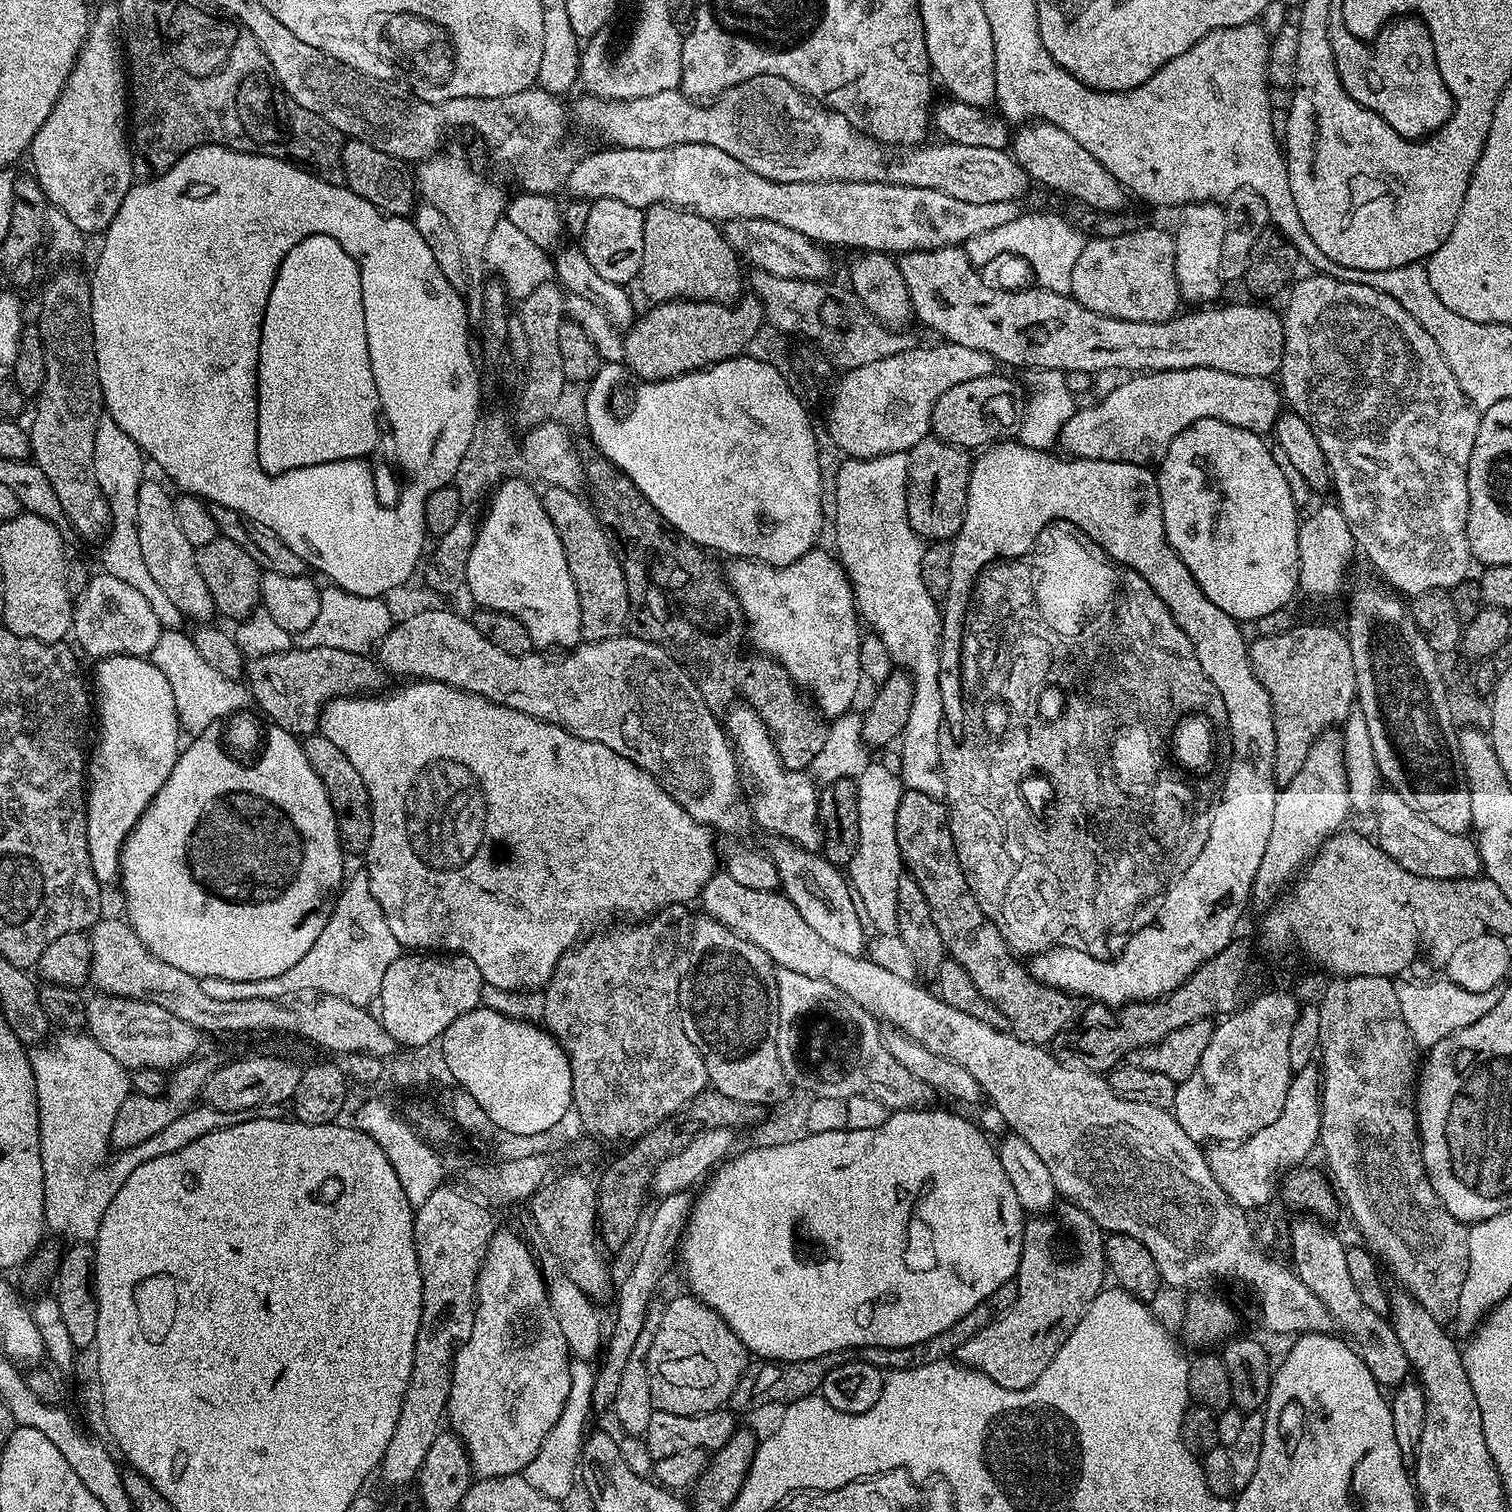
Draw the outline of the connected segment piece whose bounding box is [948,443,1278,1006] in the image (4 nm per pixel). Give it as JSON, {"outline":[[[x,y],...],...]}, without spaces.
{"outline":[[[1020,443],[1015,445],[1015,449],[1016,456],[977,455],[972,461],[973,472],[970,474],[970,482],[968,483],[968,505],[966,506],[966,514],[964,515],[964,521],[962,522],[960,531],[951,541],[952,557],[950,558],[950,590],[948,593],[958,594],[960,598],[970,598],[972,588],[966,588],[966,586],[973,586],[970,582],[970,578],[976,578],[978,570],[983,569],[993,562],[1003,561],[1005,558],[1025,556],[1026,553],[1031,550],[1032,543],[1036,541],[1042,529],[1049,527],[1053,522],[1067,522],[1073,529],[1083,533],[1089,541],[1092,539],[1093,542],[1091,541],[1091,543],[1095,545],[1103,555],[1107,556],[1109,560],[1115,562],[1117,565],[1137,572],[1137,574],[1152,587],[1154,594],[1158,594],[1158,598],[1162,598],[1162,602],[1166,602],[1166,606],[1170,610],[1174,622],[1185,632],[1187,638],[1192,640],[1198,661],[1201,662],[1202,668],[1206,672],[1207,677],[1210,678],[1210,681],[1214,682],[1215,686],[1217,686],[1226,704],[1228,732],[1232,742],[1232,759],[1228,761],[1228,770],[1224,773],[1224,782],[1220,785],[1218,799],[1215,801],[1215,807],[1212,809],[1210,834],[1203,839],[1204,845],[1202,846],[1202,854],[1198,854],[1198,858],[1194,858],[1194,862],[1190,862],[1188,869],[1180,873],[1180,875],[1164,889],[1162,895],[1159,897],[1158,905],[1160,904],[1160,909],[1156,912],[1156,928],[1142,929],[1140,936],[1136,936],[1132,940],[1132,944],[1136,948],[1122,949],[1113,960],[1099,960],[1098,957],[1091,956],[1088,952],[1072,952],[1068,956],[1068,972],[1056,972],[1056,952],[1049,950],[1041,955],[1033,955],[1026,964],[1028,973],[1038,982],[1042,982],[1051,988],[1056,988],[1060,992],[1067,992],[1077,998],[1089,996],[1087,999],[1097,1004],[1119,1006],[1121,1004],[1134,1004],[1146,1000],[1156,1000],[1160,996],[1169,996],[1174,989],[1180,988],[1186,982],[1186,978],[1190,978],[1190,974],[1194,974],[1194,970],[1198,970],[1198,966],[1202,966],[1207,960],[1214,958],[1214,954],[1221,952],[1226,945],[1233,943],[1235,936],[1232,935],[1235,934],[1236,923],[1239,922],[1240,915],[1244,912],[1244,903],[1247,905],[1252,899],[1252,883],[1258,874],[1258,866],[1262,863],[1262,854],[1266,851],[1266,841],[1270,838],[1270,826],[1274,823],[1274,802],[1276,801],[1276,793],[1278,791],[1276,779],[1274,778],[1274,714],[1272,713],[1270,694],[1266,694],[1262,682],[1258,682],[1258,678],[1254,674],[1252,663],[1248,657],[1250,646],[1242,640],[1242,636],[1239,634],[1239,623],[1230,614],[1218,610],[1218,606],[1214,606],[1214,602],[1210,602],[1210,598],[1206,598],[1206,594],[1202,594],[1198,582],[1194,582],[1190,570],[1186,570],[1182,558],[1178,558],[1178,554],[1170,546],[1170,542],[1166,538],[1166,526],[1162,518],[1160,487],[1156,481],[1157,473],[1153,471],[1151,467],[1143,464],[1110,462],[1109,460],[1082,460],[1079,458],[1065,458],[1063,455],[1060,455],[1061,457],[1051,456],[1051,451],[1042,448],[1031,448],[1030,446]]]}

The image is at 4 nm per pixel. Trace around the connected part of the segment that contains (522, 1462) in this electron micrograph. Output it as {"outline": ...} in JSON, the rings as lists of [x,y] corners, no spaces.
{"outline":[[[504,1228],[493,1231],[492,1241],[488,1247],[488,1253],[484,1259],[484,1265],[480,1267],[480,1273],[476,1279],[476,1321],[472,1327],[470,1338],[455,1349],[452,1358],[452,1381],[450,1382],[450,1394],[448,1395],[448,1410],[446,1424],[457,1438],[464,1443],[464,1451],[468,1453],[468,1461],[472,1463],[473,1473],[477,1477],[486,1476],[514,1476],[523,1473],[524,1468],[538,1454],[538,1446],[550,1434],[554,1422],[558,1422],[558,1414],[562,1414],[562,1406],[566,1406],[566,1398],[570,1398],[570,1370],[573,1361],[570,1359],[570,1351],[566,1338],[563,1337],[561,1327],[550,1308],[544,1279],[541,1276],[540,1267],[533,1249],[528,1249],[528,1244],[516,1232]]]}

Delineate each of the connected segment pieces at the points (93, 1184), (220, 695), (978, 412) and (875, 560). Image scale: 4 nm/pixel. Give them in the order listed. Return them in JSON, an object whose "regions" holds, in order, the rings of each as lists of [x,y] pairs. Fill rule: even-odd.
{"regions":[[[[32,1048],[27,1053],[26,1064],[34,1085],[34,1103],[38,1106],[40,1123],[40,1149],[44,1175],[44,1223],[49,1229],[64,1228],[72,1242],[95,1241],[102,1214],[118,1194],[122,1182],[150,1158],[182,1150],[202,1134],[238,1126],[238,1122],[255,1120],[287,1120],[290,1112],[285,1105],[267,1104],[261,1108],[223,1112],[207,1106],[193,1106],[182,1113],[166,1130],[158,1130],[138,1146],[125,1148],[117,1160],[104,1164],[110,1153],[110,1130],[118,1114],[118,1106],[130,1094],[130,1076],[40,1076],[40,1056],[48,1056],[48,1064],[56,1060],[56,1052],[38,1052]]],[[[184,630],[161,631],[158,644],[154,646],[150,657],[154,666],[166,674],[170,682],[170,691],[174,693],[174,706],[180,719],[181,729],[188,734],[198,734],[211,728],[215,720],[223,720],[243,709],[249,703],[250,693],[239,680],[228,680],[214,670],[202,654],[195,648],[193,637]],[[179,680],[188,680],[179,684]]],[[[1000,375],[970,378],[970,382],[958,382],[958,386],[950,386],[950,390],[946,390],[946,394],[934,402],[931,435],[965,450],[992,444],[1003,436],[1011,437],[1023,418],[1026,388],[1023,383],[1015,384],[1010,377]]],[[[895,452],[894,454],[882,454],[878,458],[869,460],[853,460],[851,458],[843,461],[845,464],[836,472],[836,548],[838,559],[844,566],[849,580],[852,581],[852,593],[856,595],[856,610],[865,625],[875,632],[882,642],[886,642],[886,650],[890,650],[893,665],[899,666],[912,677],[914,682],[914,702],[910,702],[910,714],[906,717],[906,726],[900,733],[898,741],[898,773],[901,784],[910,792],[918,794],[930,794],[930,798],[940,800],[944,795],[942,770],[939,768],[939,736],[940,731],[946,727],[944,715],[942,714],[942,690],[938,690],[938,658],[940,657],[940,622],[942,619],[941,609],[930,594],[926,594],[926,585],[922,582],[922,554],[925,545],[921,537],[917,536],[915,530],[908,521],[908,454],[906,452]]]]}

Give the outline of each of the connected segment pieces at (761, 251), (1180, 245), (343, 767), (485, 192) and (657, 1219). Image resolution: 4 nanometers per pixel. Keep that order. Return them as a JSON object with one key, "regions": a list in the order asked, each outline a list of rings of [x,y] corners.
{"regions":[[[[750,218],[749,220],[723,221],[722,231],[726,242],[734,249],[736,255],[748,260],[753,269],[769,272],[780,278],[791,280],[827,281],[828,256],[823,247],[815,240],[806,238],[798,230],[789,230],[786,226],[778,226],[778,222]]],[[[1200,200],[1179,209],[1180,225],[1174,228],[1176,257],[1174,270],[1178,278],[1181,297],[1192,306],[1208,306],[1220,296],[1222,281],[1218,265],[1222,259],[1222,238],[1226,238],[1226,214],[1219,203]]],[[[323,734],[303,737],[304,753],[310,758],[310,766],[314,766],[314,774],[322,778],[322,786],[326,786],[332,808],[336,812],[336,825],[340,831],[340,846],[349,857],[363,857],[370,846],[370,830],[372,829],[372,807],[366,790],[366,782],[362,782],[362,774],[354,770],[350,758],[330,742]]],[[[441,150],[427,160],[419,161],[414,179],[419,195],[427,203],[438,206],[438,210],[442,210],[442,214],[449,219],[450,226],[454,226],[454,231],[458,233],[462,259],[466,262],[466,286],[463,295],[466,297],[468,319],[479,322],[482,318],[482,290],[486,279],[486,242],[494,226],[505,219],[506,195],[504,196],[498,185],[483,180],[460,152]]],[[[691,1191],[679,1192],[678,1194],[670,1194],[669,1196],[659,1197],[659,1199],[655,1201],[657,1204],[656,1204],[656,1209],[654,1209],[652,1212],[652,1217],[650,1217],[649,1220],[647,1217],[646,1227],[643,1229],[643,1232],[645,1231],[644,1241],[642,1241],[640,1244],[640,1253],[637,1254],[636,1261],[634,1261],[632,1264],[632,1269],[630,1269],[629,1272],[625,1274],[624,1281],[622,1281],[621,1284],[619,1281],[618,1287],[615,1289],[615,1292],[614,1292],[614,1301],[616,1300],[616,1321],[614,1321],[612,1324],[612,1337],[610,1337],[610,1335],[607,1337],[606,1343],[603,1345],[603,1348],[602,1348],[602,1359],[604,1358],[604,1361],[601,1362],[600,1368],[598,1364],[598,1367],[595,1369],[596,1381],[594,1382],[594,1394],[592,1395],[593,1409],[596,1409],[596,1410],[600,1410],[600,1408],[604,1408],[604,1410],[611,1409],[612,1399],[614,1399],[618,1394],[618,1381],[620,1381],[622,1378],[622,1369],[626,1367],[626,1362],[629,1360],[630,1354],[634,1350],[634,1342],[638,1342],[638,1334],[642,1334],[642,1326],[646,1324],[646,1318],[648,1317],[648,1309],[653,1307],[654,1300],[652,1300],[652,1295],[655,1294],[656,1287],[658,1287],[660,1284],[660,1279],[662,1279],[663,1276],[666,1275],[667,1272],[671,1270],[672,1260],[674,1264],[674,1257],[677,1255],[677,1252],[680,1246],[680,1237],[683,1236],[684,1234],[684,1228],[688,1224],[688,1217],[692,1215],[693,1199],[694,1199],[694,1196]]]]}

